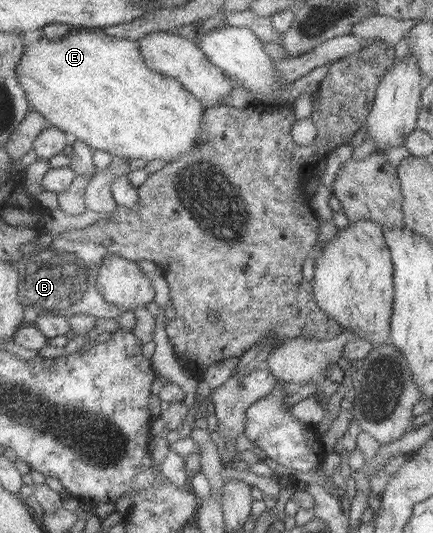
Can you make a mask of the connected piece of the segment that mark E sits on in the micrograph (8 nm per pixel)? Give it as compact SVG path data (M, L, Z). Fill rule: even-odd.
M95 28L73 29L65 37L60 37L56 40L43 37L29 47L26 47L16 72L18 73L19 83L22 84L23 89L26 91L27 99L32 104L33 109L42 113L50 121L50 125L58 127L67 133L74 134L77 140L88 143L96 150L107 150L112 155L117 154L129 159L142 158L147 161L162 159L167 163L172 163L179 156L188 154L197 144L204 140L202 119L207 107L203 105L202 100L195 97L178 79L163 75L147 67L138 41L133 39L110 36L107 32L103 32L102 29Z

